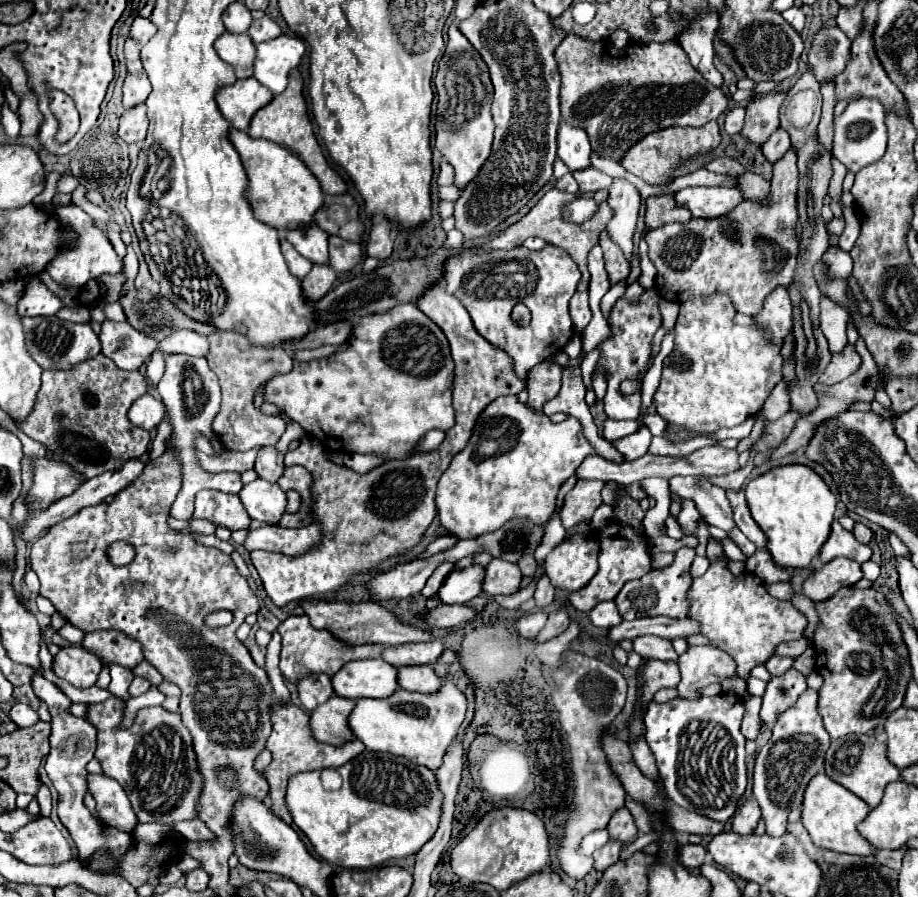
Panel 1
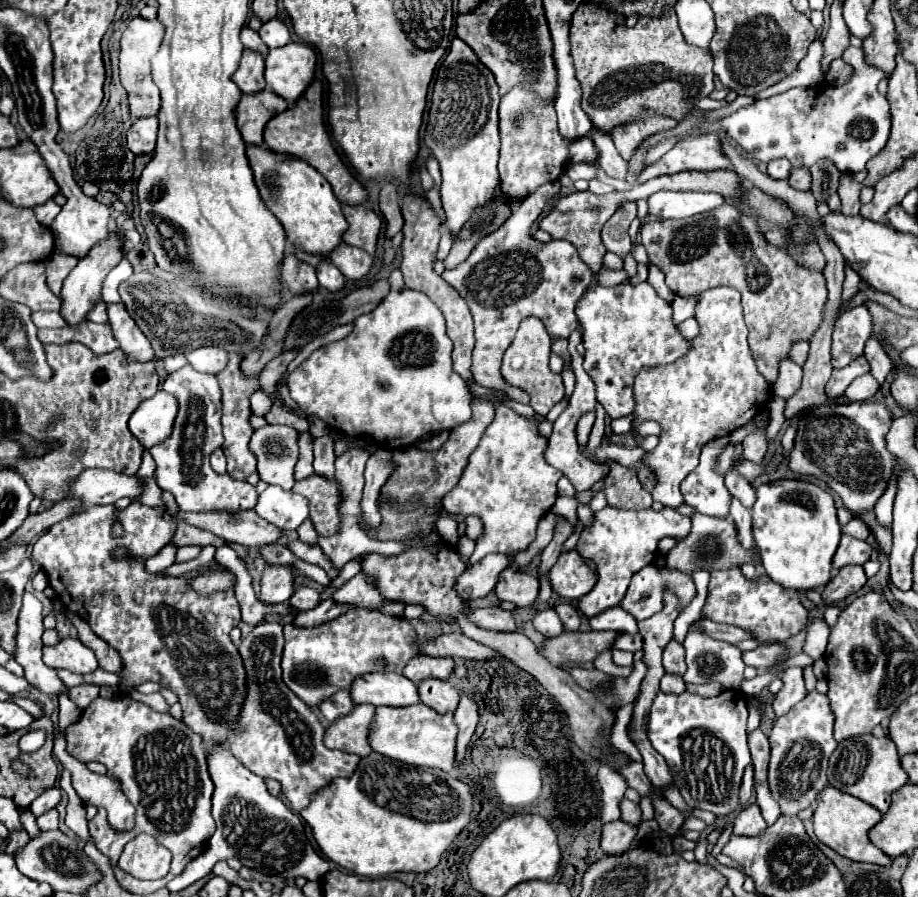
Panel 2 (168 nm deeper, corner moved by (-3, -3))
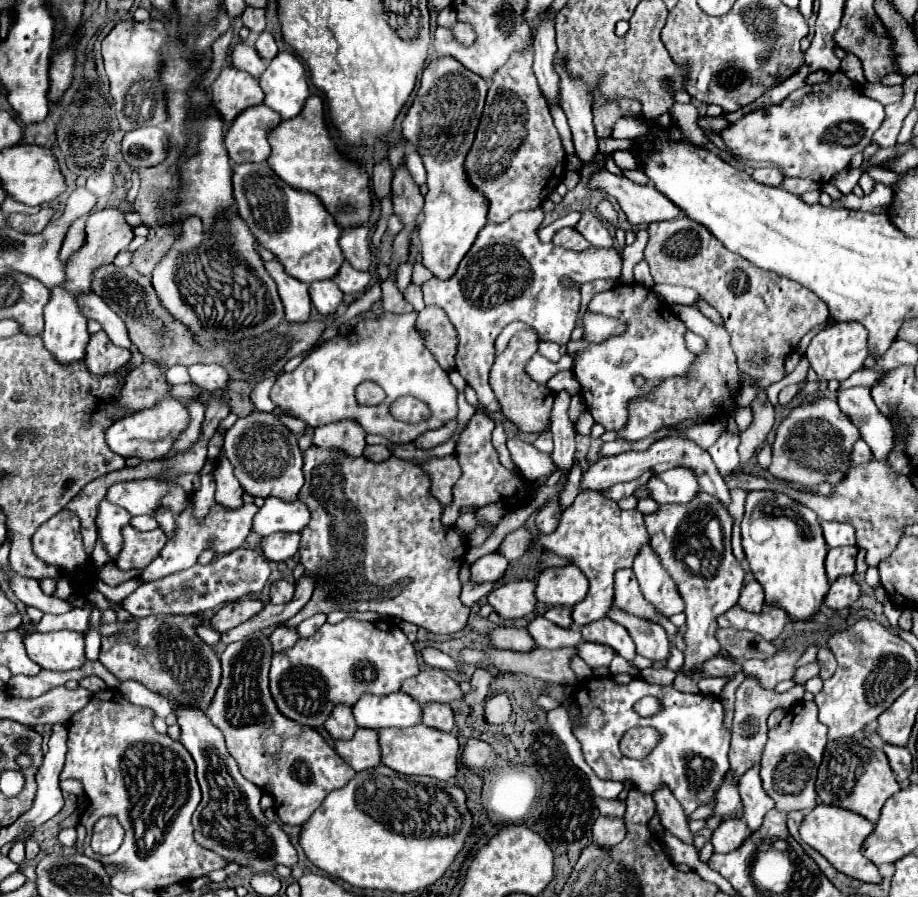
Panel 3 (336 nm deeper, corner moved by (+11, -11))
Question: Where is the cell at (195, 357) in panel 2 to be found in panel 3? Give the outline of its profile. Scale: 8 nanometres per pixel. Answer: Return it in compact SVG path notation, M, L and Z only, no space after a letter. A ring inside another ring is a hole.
M194 363L188 367L188 375L190 375L192 383L204 391L216 391L216 389L224 387L226 381L230 379L228 373L220 365L214 365L214 363L210 363L210 365Z

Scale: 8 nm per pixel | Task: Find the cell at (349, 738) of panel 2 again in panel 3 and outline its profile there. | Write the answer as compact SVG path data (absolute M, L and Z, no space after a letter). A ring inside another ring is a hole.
M358 727L352 739L336 739L334 751L354 771L364 771L364 769L370 769L372 765L380 765L378 735L374 729Z

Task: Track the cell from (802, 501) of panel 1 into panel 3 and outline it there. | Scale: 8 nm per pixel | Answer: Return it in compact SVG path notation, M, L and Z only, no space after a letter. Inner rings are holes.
M754 491L746 497L746 513L742 519L742 547L746 553L748 567L754 575L754 579L762 585L766 593L766 601L772 601L786 609L790 617L796 621L806 621L812 613L818 611L822 605L822 599L826 591L830 589L830 583L826 579L824 571L824 557L828 551L828 545L822 537L822 527L816 517L816 513L802 503L794 501L792 497L778 493L778 491Z

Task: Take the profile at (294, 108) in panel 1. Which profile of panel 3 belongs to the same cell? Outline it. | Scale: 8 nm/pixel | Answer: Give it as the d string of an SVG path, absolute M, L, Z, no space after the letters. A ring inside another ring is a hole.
M310 95L296 117L276 125L268 133L268 143L272 151L266 163L294 189L314 193L340 227L356 227L368 221L374 195L368 183L368 173L364 167L358 167L336 151L332 139L328 137L324 107L318 95Z

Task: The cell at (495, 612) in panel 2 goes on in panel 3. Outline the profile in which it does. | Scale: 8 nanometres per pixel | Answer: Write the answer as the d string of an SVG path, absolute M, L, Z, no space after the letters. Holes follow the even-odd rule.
M496 627L488 633L490 643L498 649L534 649L536 645L532 643L532 637L528 637L526 629L516 629L516 627Z

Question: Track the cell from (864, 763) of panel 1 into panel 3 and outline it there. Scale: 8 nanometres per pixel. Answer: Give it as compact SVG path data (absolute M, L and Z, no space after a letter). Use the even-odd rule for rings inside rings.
M842 737L836 741L828 741L822 763L818 767L818 779L816 779L816 793L822 803L854 811L866 817L868 821L876 823L886 799L898 791L900 785L882 749L874 747L868 739L856 741L852 737Z

